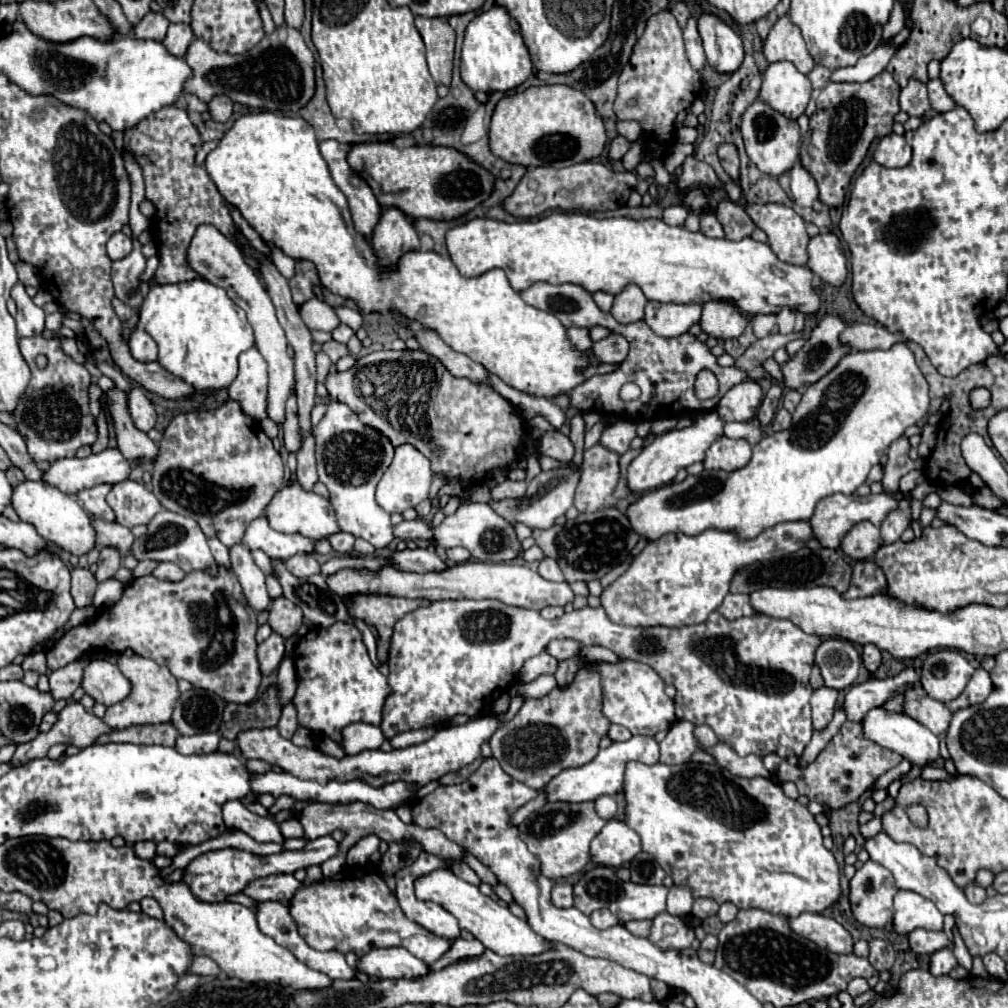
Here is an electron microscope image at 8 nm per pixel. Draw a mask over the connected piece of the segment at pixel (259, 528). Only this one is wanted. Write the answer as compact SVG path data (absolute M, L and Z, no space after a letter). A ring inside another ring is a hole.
M259 516L255 518L255 522L251 522L251 526L247 526L243 544L249 546L251 550L259 548L265 554L269 554L271 558L281 558L281 560L287 560L297 552L313 552L311 538L299 536L299 534L275 532L269 526L267 516Z

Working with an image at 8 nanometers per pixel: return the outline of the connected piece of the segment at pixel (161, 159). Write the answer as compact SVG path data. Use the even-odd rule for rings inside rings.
M165 106L153 114L149 114L145 120L141 120L139 124L135 124L133 128L125 130L125 146L123 152L129 152L141 166L143 176L145 176L145 186L147 186L147 200L153 202L155 206L155 214L149 218L149 232L153 230L153 244L157 246L157 256L159 256L159 268L153 276L153 284L175 284L175 282L185 282L185 280L195 280L199 274L195 274L195 270L191 270L189 262L187 262L187 246L191 242L191 238L195 236L195 230L199 224L211 224L215 226L223 236L231 238L243 252L245 262L255 270L255 274L259 276L259 260L251 258L245 250L243 244L235 238L235 234L239 232L239 228L235 226L233 218L231 218L231 208L225 204L223 196L219 194L217 186L211 182L211 178L207 176L203 166L195 164L195 154L197 150L203 146L203 140L197 132L197 128L193 126L193 122L189 120L187 110L183 108L175 108L175 106Z

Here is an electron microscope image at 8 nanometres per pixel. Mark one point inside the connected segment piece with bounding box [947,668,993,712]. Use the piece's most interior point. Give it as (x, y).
(979, 687)

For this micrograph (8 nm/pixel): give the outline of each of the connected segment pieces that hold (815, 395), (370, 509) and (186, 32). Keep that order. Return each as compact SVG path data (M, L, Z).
M899 342L889 350L851 352L835 366L835 370L805 390L793 412L791 428L765 436L753 446L753 456L747 466L733 472L703 470L699 476L687 476L679 484L651 490L629 506L627 518L631 520L633 530L647 540L657 540L669 532L697 536L709 528L735 530L739 538L755 538L779 522L809 520L821 498L837 492L847 496L853 494L867 480L869 470L879 464L889 444L927 414L929 386L905 342Z
M329 402L323 420L313 428L317 440L317 472L319 480L327 486L331 504L337 514L341 532L349 532L355 538L371 542L375 548L387 546L393 534L391 514L375 502L375 486L393 460L393 446L389 438L383 438L379 430L359 422L359 416L343 402Z
M169 24L169 30L167 30L167 36L163 40L163 44L167 46L167 50L175 56L185 56L189 44L193 42L193 30L189 24Z

